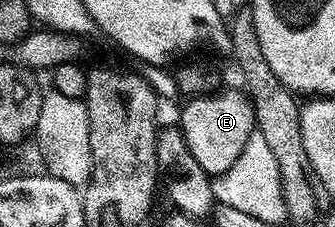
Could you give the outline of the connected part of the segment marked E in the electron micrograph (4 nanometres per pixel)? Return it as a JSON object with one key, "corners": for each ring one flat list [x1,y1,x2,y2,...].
{"corners":[[224,87,217,92,206,93,203,97,193,97,183,102,185,105,180,113,178,127,184,132,190,155,194,155,198,167,202,167,202,171,209,175,224,173,234,166,234,161,238,159,256,129,255,111,248,94,237,89]]}

